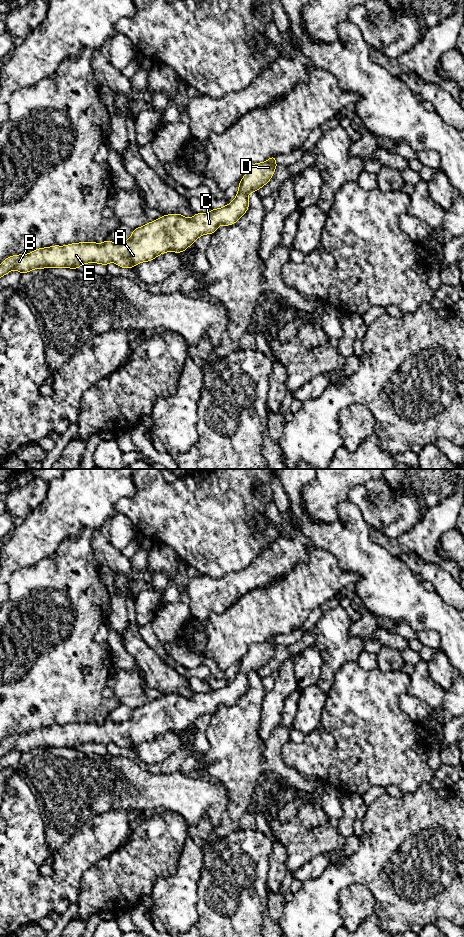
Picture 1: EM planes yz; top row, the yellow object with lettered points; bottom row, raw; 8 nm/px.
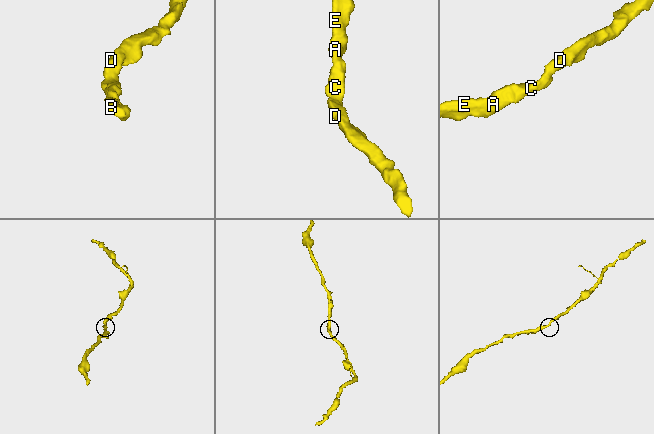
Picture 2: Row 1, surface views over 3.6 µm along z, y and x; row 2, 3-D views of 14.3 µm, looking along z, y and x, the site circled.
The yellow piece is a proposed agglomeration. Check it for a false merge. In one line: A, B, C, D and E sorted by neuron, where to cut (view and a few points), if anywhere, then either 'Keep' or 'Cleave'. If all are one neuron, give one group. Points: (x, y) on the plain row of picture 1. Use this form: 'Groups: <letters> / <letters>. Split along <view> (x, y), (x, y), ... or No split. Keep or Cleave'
Groups: A B C D E. No split. Keep

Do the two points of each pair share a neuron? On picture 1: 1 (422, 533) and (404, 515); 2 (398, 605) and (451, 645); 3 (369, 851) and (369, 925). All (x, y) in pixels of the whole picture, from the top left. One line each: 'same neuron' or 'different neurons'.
1: different neurons
2: same neuron
3: different neurons

